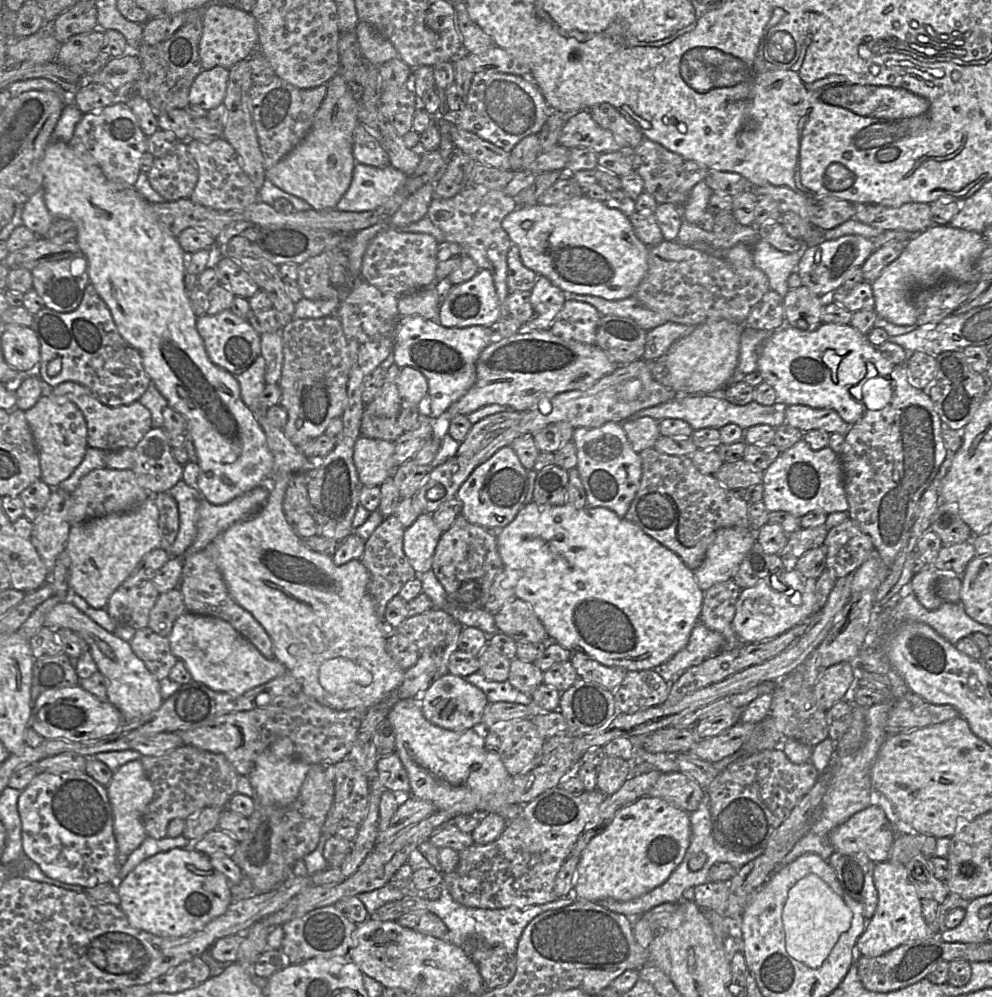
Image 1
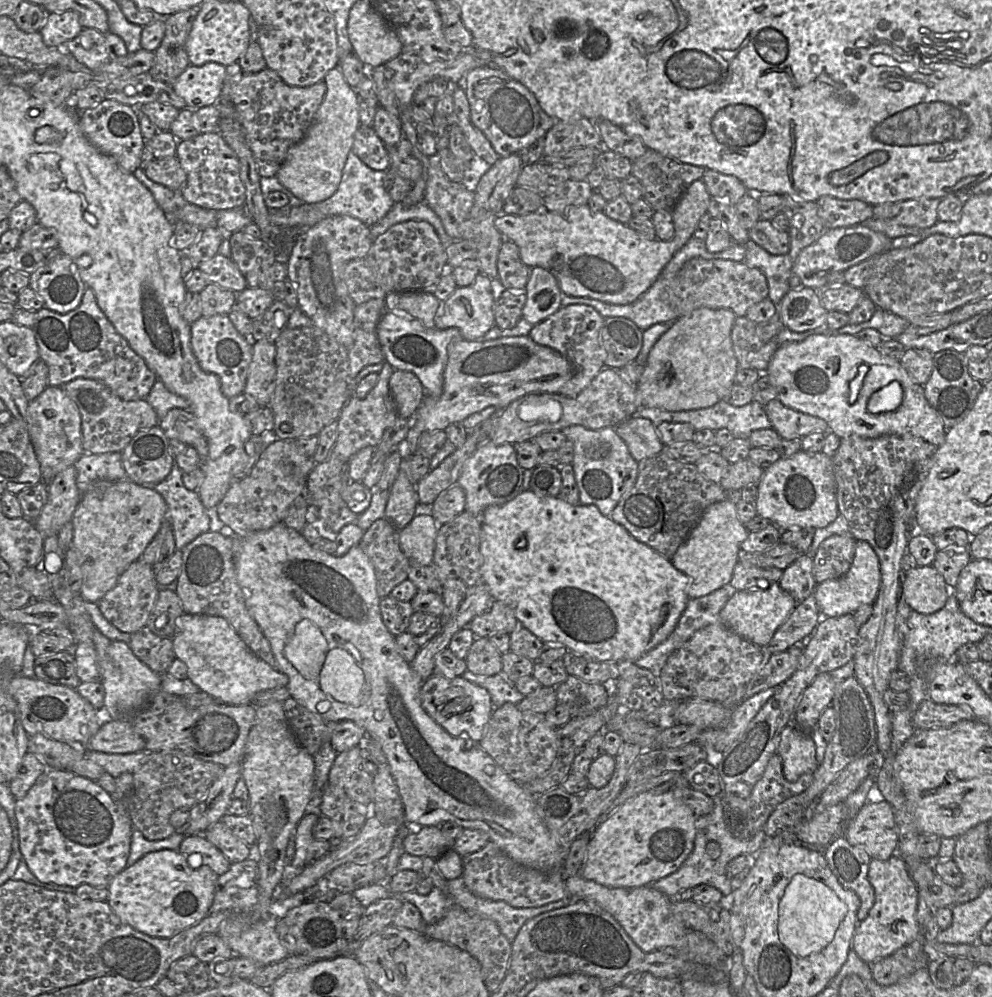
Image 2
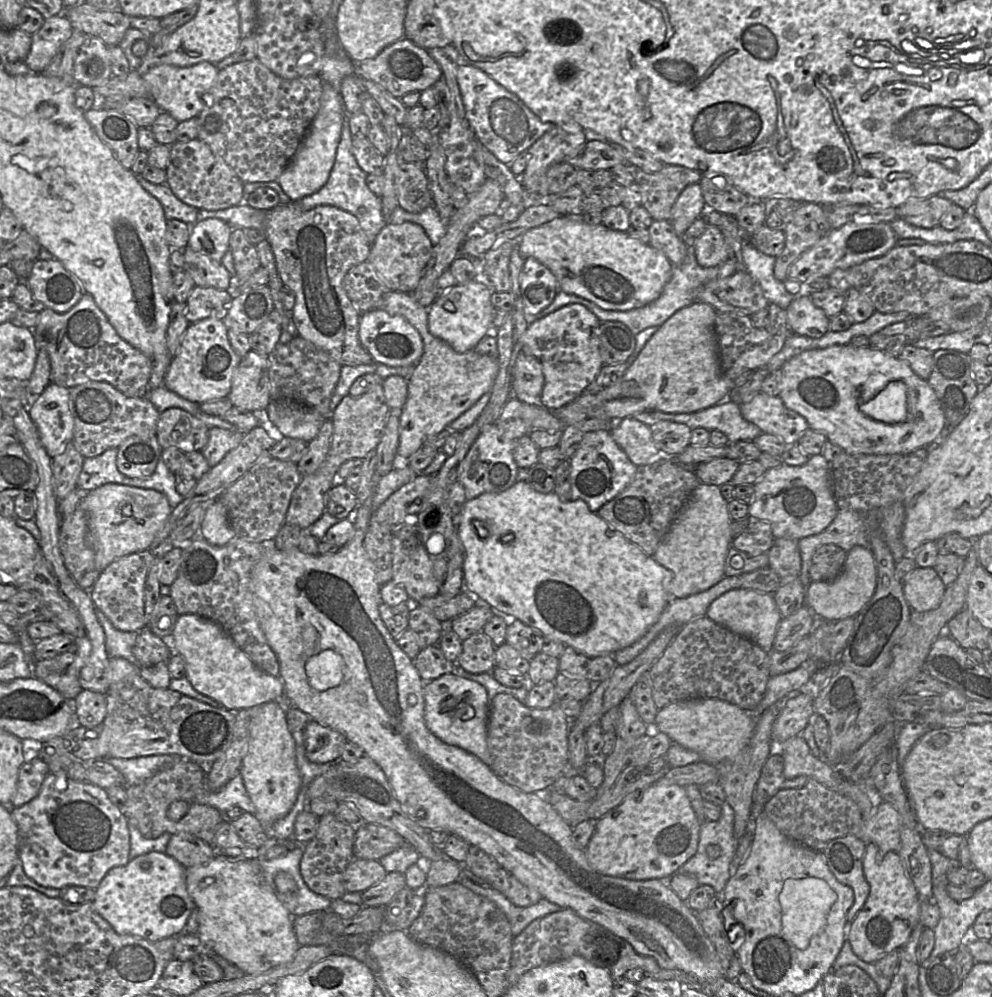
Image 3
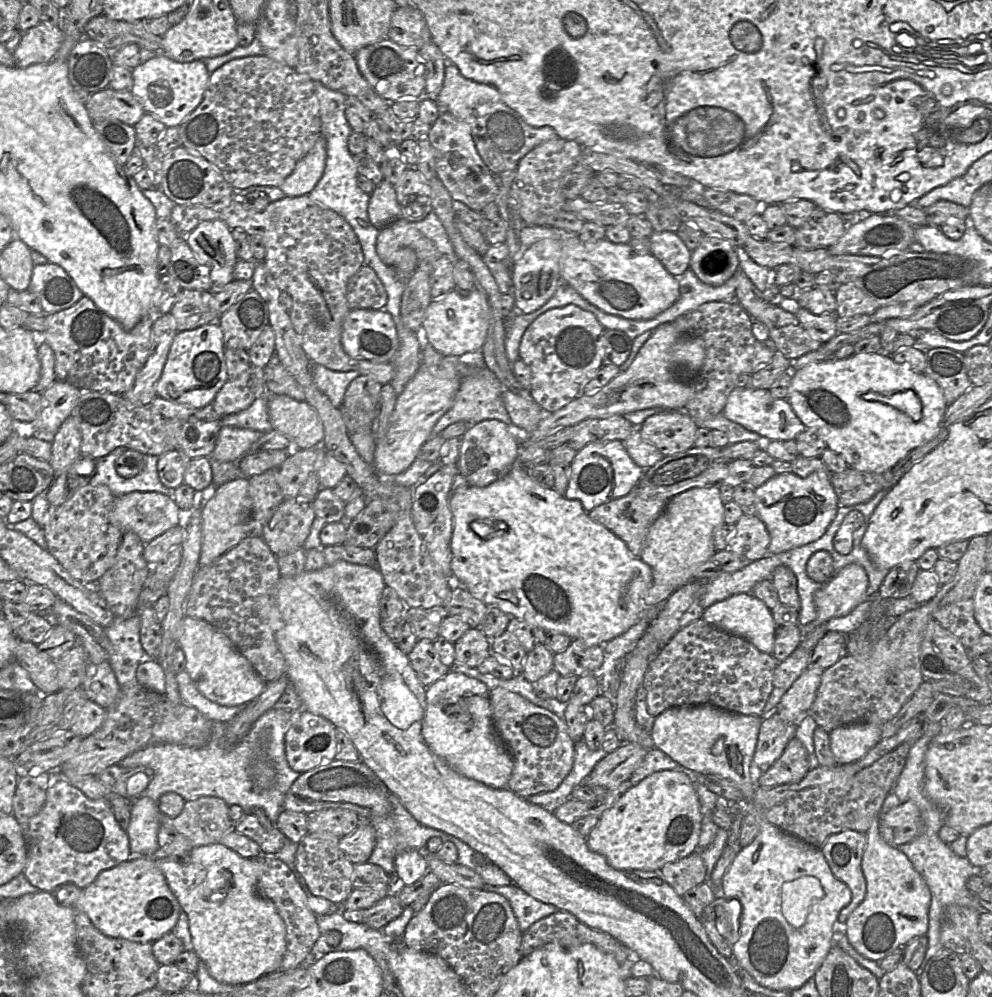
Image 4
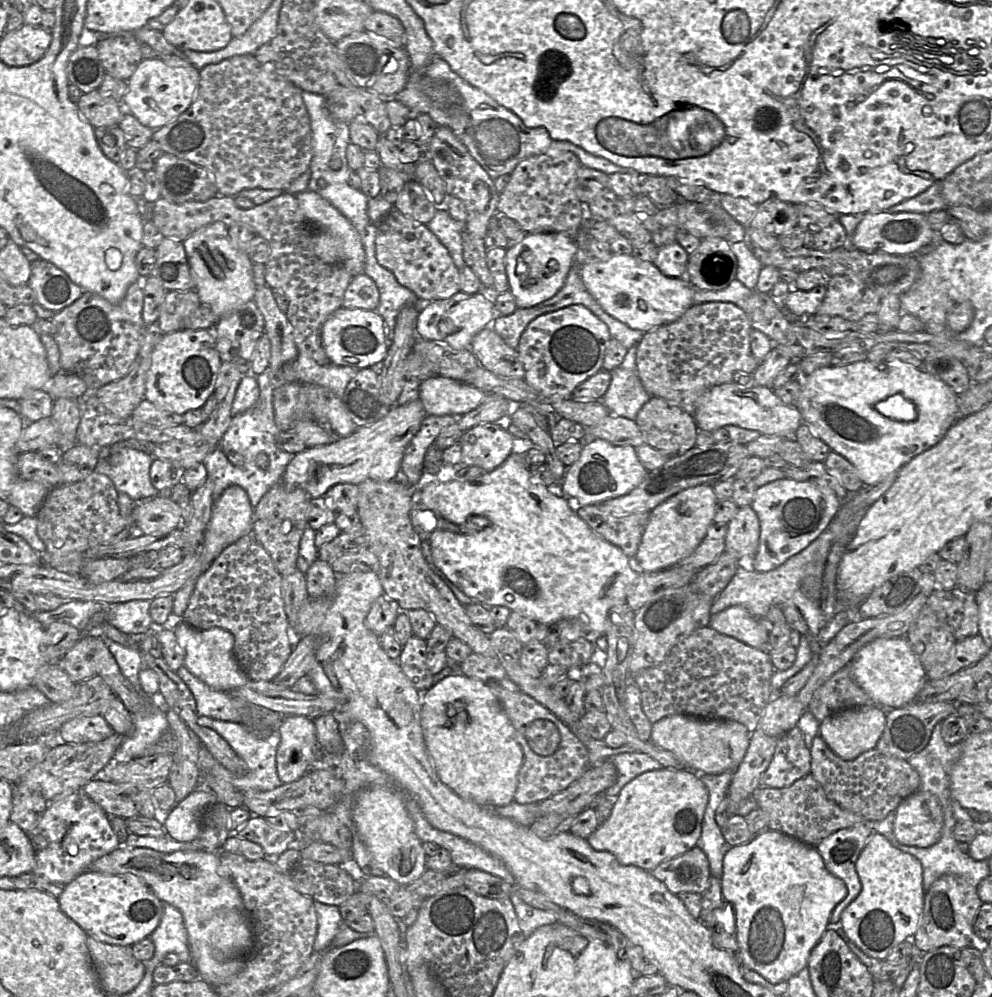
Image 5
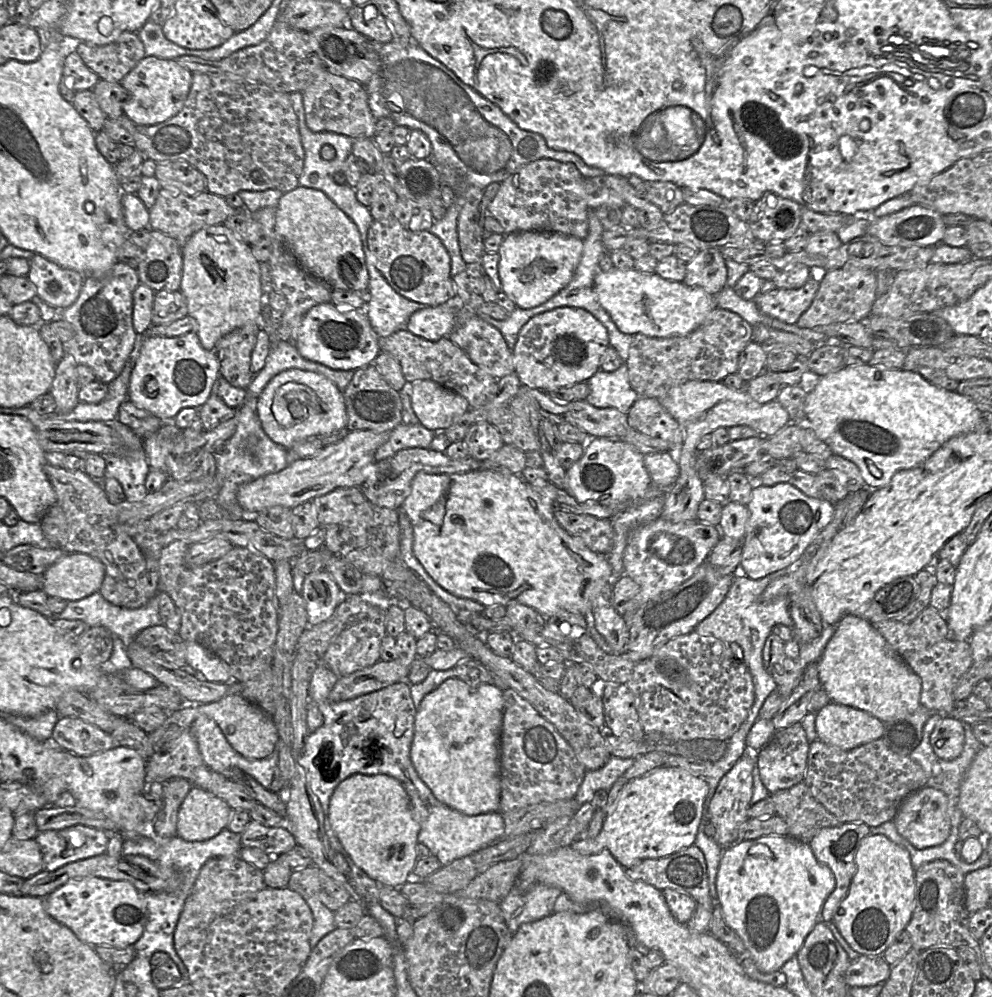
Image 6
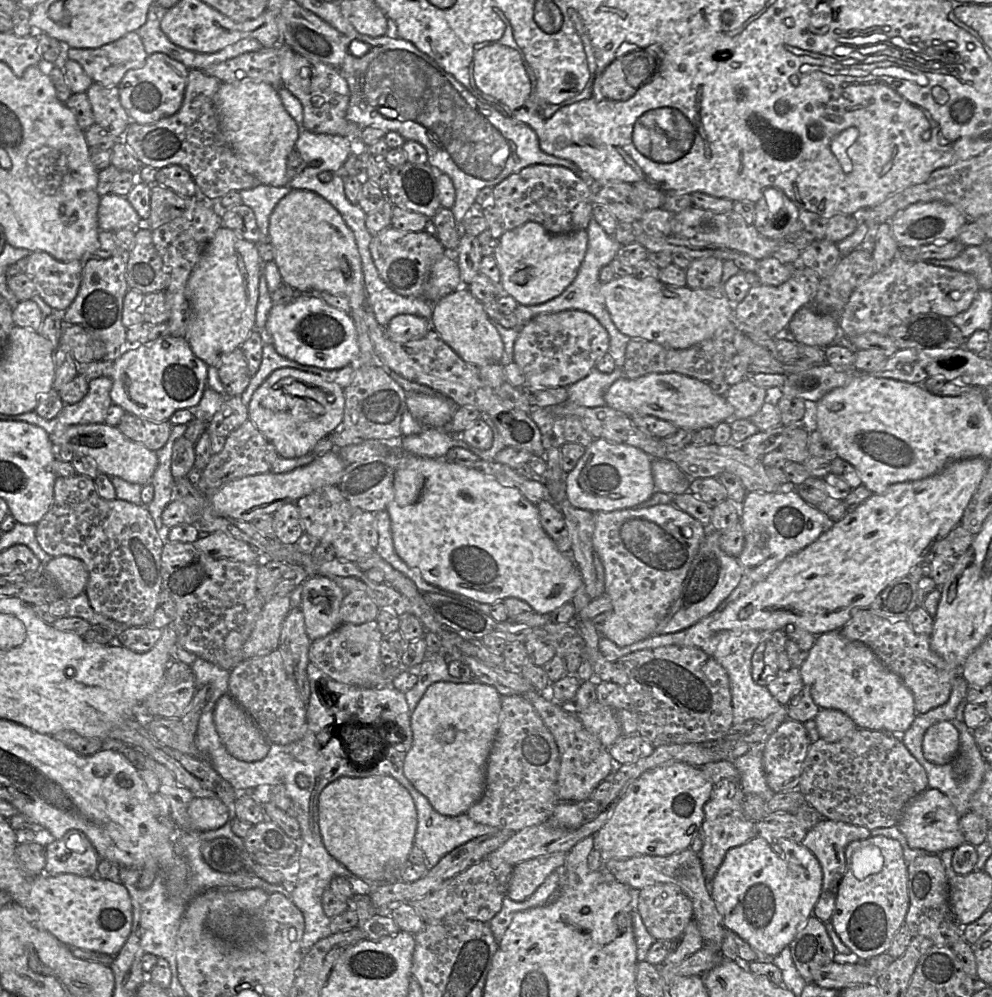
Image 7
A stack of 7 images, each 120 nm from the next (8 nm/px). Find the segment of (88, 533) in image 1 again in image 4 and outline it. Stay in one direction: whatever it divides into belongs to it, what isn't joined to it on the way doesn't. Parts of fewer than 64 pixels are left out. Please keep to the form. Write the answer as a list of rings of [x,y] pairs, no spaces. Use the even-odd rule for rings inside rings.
[[[134,491],[116,496],[110,512],[110,523],[122,531],[136,533],[143,543],[148,543],[184,520],[182,511],[171,497],[158,492]]]

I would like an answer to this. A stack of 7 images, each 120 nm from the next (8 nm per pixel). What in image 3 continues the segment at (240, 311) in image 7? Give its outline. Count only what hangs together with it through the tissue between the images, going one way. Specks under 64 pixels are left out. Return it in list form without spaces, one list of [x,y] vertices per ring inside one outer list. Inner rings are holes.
[[[205,219],[191,226],[187,246],[214,261],[221,262],[224,254],[230,249],[232,231],[230,225],[220,219]]]

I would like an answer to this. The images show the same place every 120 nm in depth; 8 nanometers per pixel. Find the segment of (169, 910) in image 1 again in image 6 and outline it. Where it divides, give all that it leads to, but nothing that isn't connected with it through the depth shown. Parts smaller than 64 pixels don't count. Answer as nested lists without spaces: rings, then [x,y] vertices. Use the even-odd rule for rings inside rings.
[[[85,876],[71,878],[44,898],[45,911],[69,928],[79,940],[92,946],[126,948],[142,935],[147,907],[141,893],[129,882]]]

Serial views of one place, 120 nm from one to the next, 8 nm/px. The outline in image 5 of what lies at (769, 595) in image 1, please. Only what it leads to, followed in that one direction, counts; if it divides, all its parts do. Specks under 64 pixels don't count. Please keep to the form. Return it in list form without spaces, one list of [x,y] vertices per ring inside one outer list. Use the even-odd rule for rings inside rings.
[[[730,606],[710,616],[709,626],[717,632],[769,654],[769,632],[772,628],[766,618],[753,617],[742,606]]]

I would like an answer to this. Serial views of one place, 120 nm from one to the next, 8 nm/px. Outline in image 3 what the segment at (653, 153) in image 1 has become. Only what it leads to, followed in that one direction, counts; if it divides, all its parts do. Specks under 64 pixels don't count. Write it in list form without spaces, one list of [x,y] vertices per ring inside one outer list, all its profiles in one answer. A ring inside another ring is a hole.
[[[665,165],[660,171],[647,173],[636,169],[635,182],[640,186],[642,206],[653,220],[670,220],[671,210],[682,190],[699,183],[702,175],[695,170]]]

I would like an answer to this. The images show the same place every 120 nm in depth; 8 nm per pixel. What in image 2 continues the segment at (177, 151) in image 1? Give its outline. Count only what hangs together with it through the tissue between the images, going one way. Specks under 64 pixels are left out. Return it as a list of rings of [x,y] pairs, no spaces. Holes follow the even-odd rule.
[[[176,155],[162,159],[154,158],[145,168],[144,173],[153,182],[174,191],[180,191],[187,180],[187,175]]]

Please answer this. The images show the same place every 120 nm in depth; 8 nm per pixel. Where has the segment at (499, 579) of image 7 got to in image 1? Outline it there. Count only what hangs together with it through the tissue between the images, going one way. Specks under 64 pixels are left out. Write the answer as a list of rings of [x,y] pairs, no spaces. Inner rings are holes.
[[[718,320],[701,324],[692,333],[676,341],[664,357],[671,378],[671,388],[677,395],[708,395],[724,390],[738,364],[741,332],[742,325]],[[532,501],[524,504],[514,520],[497,532],[496,538],[504,571],[513,571],[516,574],[516,598],[524,600],[531,606],[545,627],[550,641],[560,644],[572,653],[583,652],[603,665],[620,667],[626,671],[654,669],[688,644],[694,626],[700,621],[704,591],[699,587],[694,571],[687,567],[676,553],[647,535],[638,525],[625,517],[619,517],[606,507],[576,508],[568,502],[553,506]]]

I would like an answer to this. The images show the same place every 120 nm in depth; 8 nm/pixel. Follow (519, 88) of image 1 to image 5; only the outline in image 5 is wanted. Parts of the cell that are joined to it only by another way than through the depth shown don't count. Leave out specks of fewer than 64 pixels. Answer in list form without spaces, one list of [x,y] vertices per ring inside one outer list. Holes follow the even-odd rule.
[[[434,56],[425,67],[412,68],[405,87],[394,99],[409,107],[413,114],[426,113],[437,126],[449,127],[493,180],[503,174],[511,174],[516,166],[528,157],[561,151],[572,152],[582,166],[607,175],[629,172],[628,169],[594,156],[571,142],[552,139],[544,127],[525,126],[514,112],[499,104],[483,90],[468,83],[439,56]]]

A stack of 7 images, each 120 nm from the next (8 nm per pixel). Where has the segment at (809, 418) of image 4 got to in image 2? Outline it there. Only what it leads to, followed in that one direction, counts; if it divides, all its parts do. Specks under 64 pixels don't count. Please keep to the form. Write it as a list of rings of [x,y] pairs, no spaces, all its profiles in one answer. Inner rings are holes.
[[[814,334],[799,342],[792,342],[780,347],[772,357],[766,370],[771,383],[776,388],[778,399],[786,406],[797,411],[819,417],[829,425],[829,431],[840,438],[858,435],[865,438],[877,438],[883,435],[911,434],[925,441],[941,446],[946,439],[947,429],[936,410],[925,397],[924,386],[916,383],[899,360],[882,354],[875,346],[865,342],[857,335],[851,334]],[[833,358],[839,359],[837,371],[834,371]],[[867,364],[869,370],[865,375],[862,388],[855,403],[850,403],[850,382],[857,375],[859,366]],[[892,381],[898,381],[903,387],[903,400],[898,409],[890,412],[872,414],[867,410],[870,396]]]

